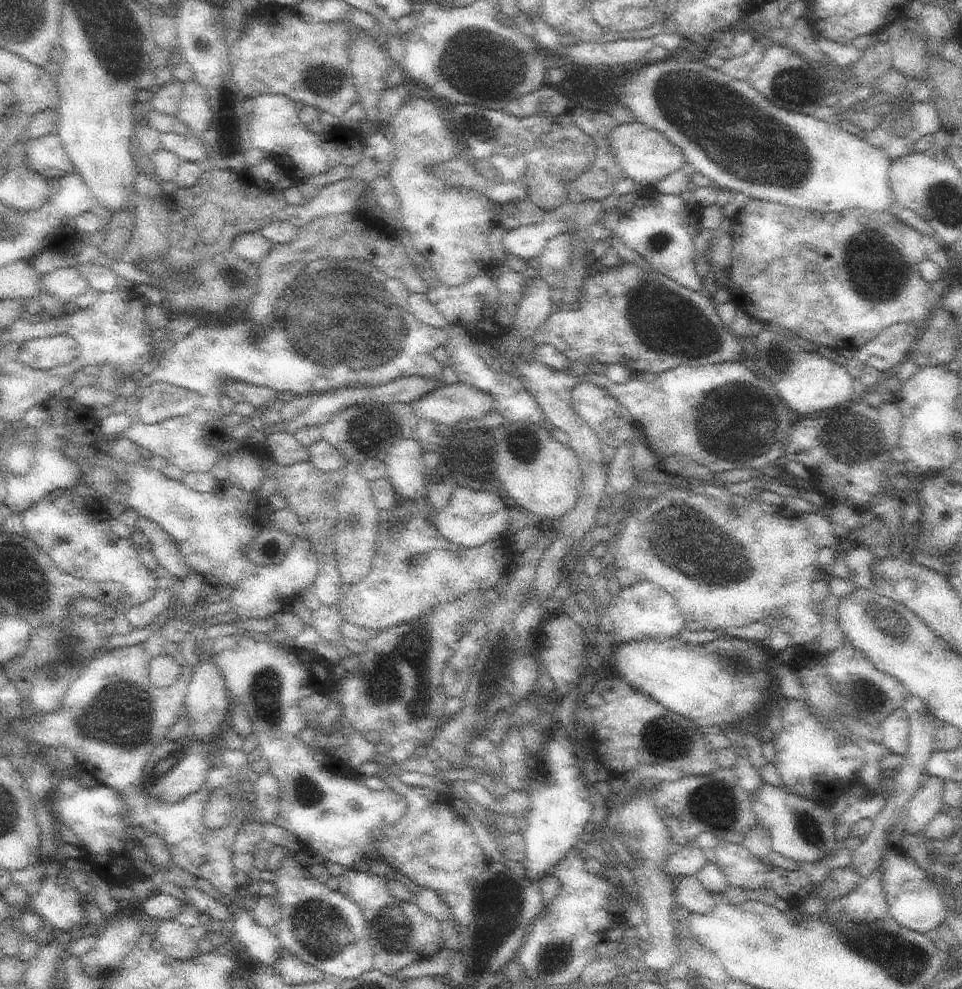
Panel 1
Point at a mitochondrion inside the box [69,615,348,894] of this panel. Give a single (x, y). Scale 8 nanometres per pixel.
(119, 716)

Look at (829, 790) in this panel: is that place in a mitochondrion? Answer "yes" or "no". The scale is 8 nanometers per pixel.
no

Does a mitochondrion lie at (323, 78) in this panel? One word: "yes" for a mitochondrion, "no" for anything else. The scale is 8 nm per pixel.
yes

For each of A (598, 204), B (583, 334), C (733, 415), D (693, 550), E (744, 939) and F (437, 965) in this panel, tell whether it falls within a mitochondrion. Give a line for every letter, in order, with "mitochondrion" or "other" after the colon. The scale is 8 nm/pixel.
A: other
B: other
C: mitochondrion
D: mitochondrion
E: other
F: other

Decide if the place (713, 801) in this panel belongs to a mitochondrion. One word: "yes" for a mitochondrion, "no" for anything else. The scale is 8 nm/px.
yes

